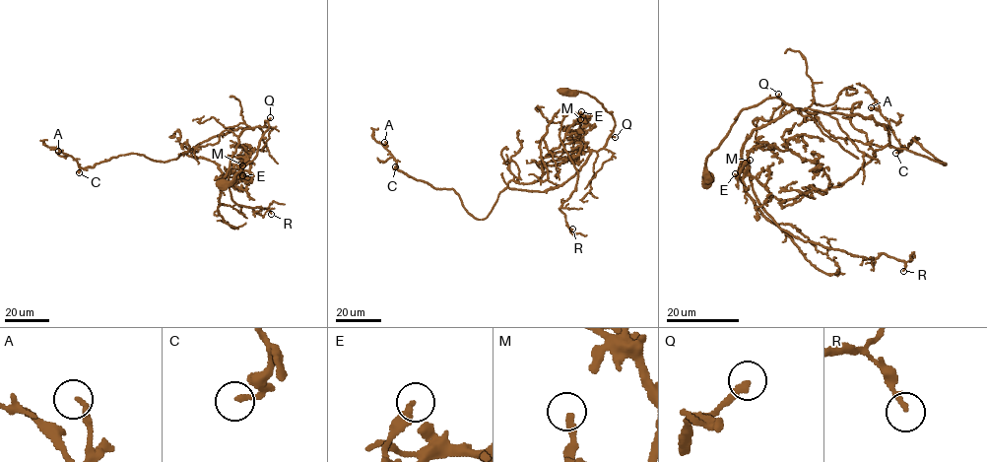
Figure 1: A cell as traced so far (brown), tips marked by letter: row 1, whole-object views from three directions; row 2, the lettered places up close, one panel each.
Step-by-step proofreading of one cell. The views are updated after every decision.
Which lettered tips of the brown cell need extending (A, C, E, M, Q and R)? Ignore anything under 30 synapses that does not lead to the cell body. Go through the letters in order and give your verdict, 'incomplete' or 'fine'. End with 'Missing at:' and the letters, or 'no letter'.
A: fine
C: incomplete
E: fine
M: fine
Q: fine
R: fine
Missing at: C

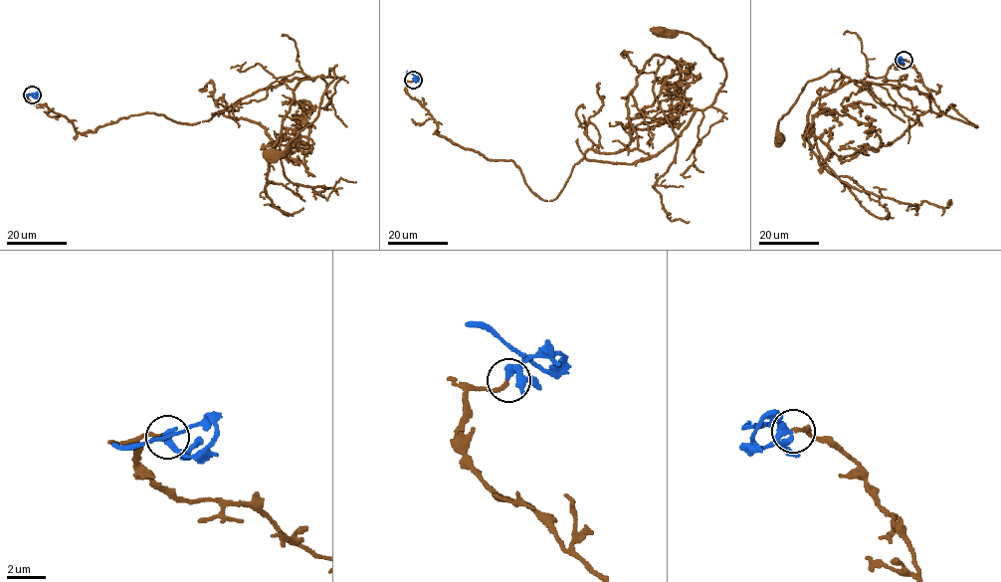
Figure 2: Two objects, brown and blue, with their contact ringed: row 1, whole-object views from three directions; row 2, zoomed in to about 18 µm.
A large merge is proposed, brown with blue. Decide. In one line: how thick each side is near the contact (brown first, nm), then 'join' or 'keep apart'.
190 nm thick on the brown side, 320 nm on the other; join

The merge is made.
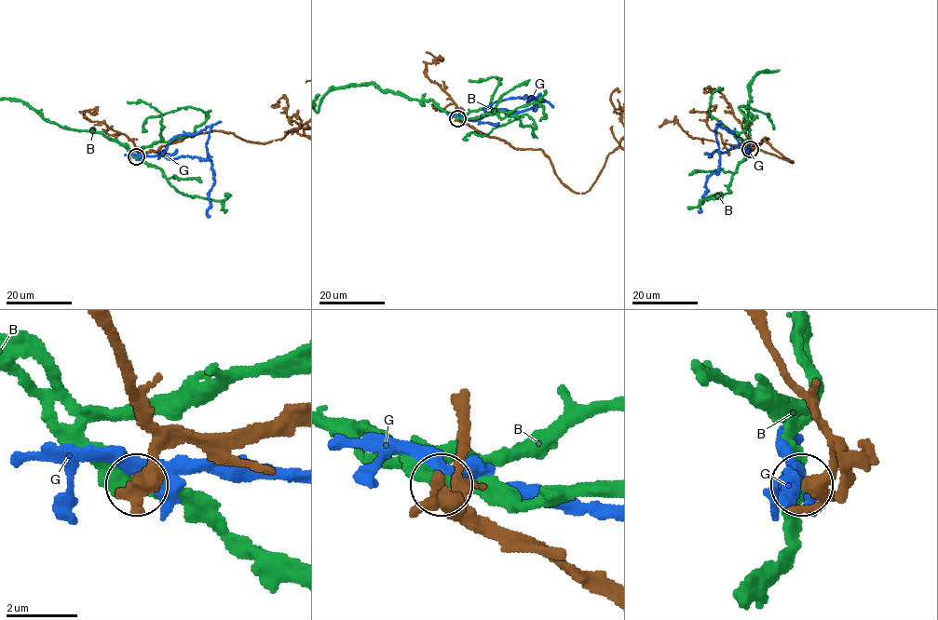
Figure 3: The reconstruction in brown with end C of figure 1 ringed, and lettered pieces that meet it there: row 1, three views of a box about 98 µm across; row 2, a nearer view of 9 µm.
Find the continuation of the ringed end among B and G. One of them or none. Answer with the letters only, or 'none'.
none

